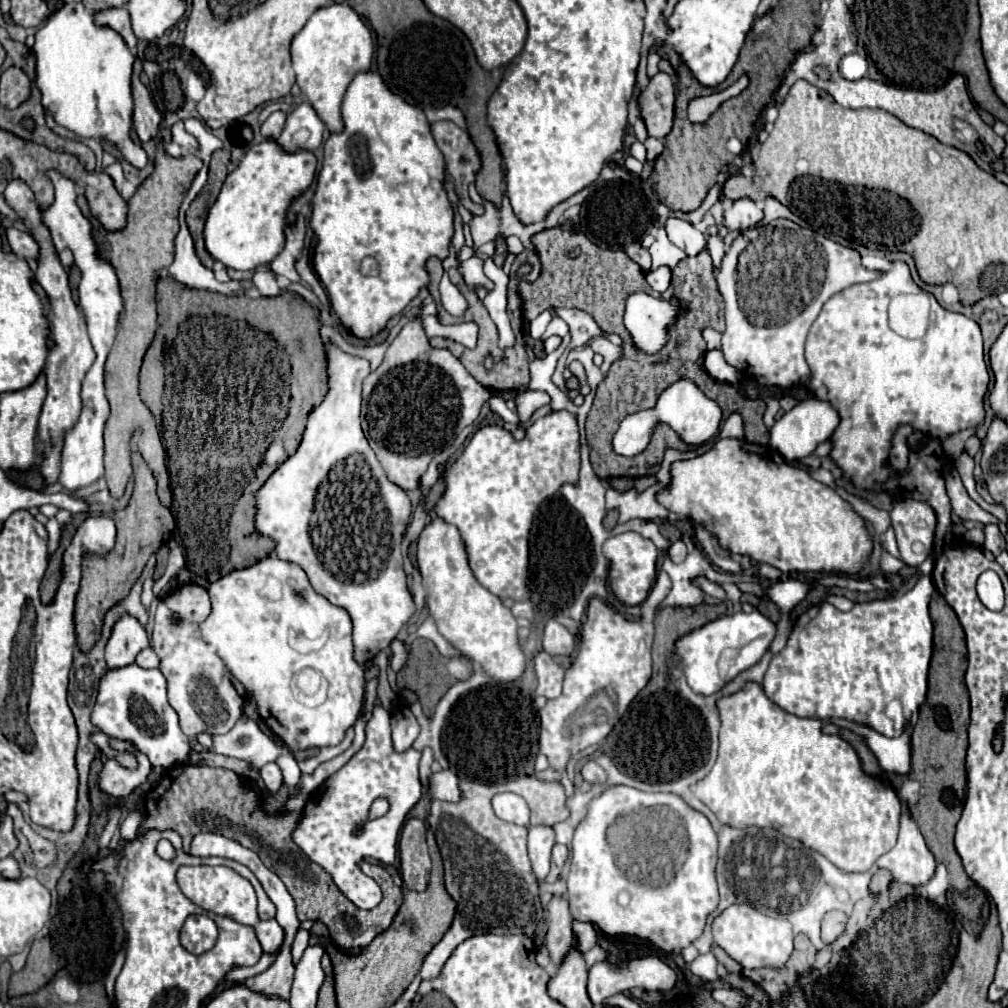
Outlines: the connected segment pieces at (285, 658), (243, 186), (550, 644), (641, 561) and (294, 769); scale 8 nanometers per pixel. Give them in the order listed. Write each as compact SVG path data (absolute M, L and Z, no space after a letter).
M274 555L258 561L252 567L246 567L242 571L232 571L224 577L220 577L216 583L208 587L210 601L212 601L212 613L210 617L202 623L202 637L206 643L212 643L218 649L218 655L224 659L226 667L232 671L232 675L242 681L246 687L248 695L258 703L258 713L266 721L266 725L292 749L308 749L308 747L326 747L326 745L338 745L344 739L344 731L352 727L360 715L362 709L362 699L364 699L364 669L358 665L352 657L352 623L348 619L348 613L336 605L330 605L328 599L318 595L312 585L308 583L308 577L302 567L282 561Z
M264 139L262 143L250 147L242 163L232 173L228 173L216 203L208 211L208 219L204 227L208 253L220 263L224 263L226 267L232 267L236 271L252 271L258 265L270 263L284 249L284 243L286 243L286 235L284 235L286 213L292 201L310 187L310 183L314 181L314 173L316 173L316 157L312 151L298 149L290 153L272 139Z
M550 619L544 627L542 645L548 655L570 655L574 651L574 635L562 623Z
M620 533L610 537L604 543L604 555L610 557L610 585L618 599L626 605L640 605L656 579L656 547L650 539L640 537L638 533Z
M284 754L277 759L276 763L280 767L282 775L284 775L284 783L288 787L294 787L298 783L298 777L301 773L297 761L291 754Z

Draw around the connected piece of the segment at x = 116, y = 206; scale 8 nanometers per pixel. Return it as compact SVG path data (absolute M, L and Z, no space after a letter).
M78 169L72 173L72 177L80 185L84 185L84 195L90 203L90 211L106 229L116 231L126 225L126 201L116 191L110 175L106 175L104 171L88 173L86 169Z

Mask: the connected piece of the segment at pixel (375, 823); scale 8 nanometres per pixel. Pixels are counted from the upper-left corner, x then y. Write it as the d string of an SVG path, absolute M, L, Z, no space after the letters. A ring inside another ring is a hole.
M376 703L366 725L366 741L362 749L310 795L310 801L302 811L302 821L292 835L296 845L314 863L322 865L332 875L344 897L360 909L374 909L380 903L382 893L378 883L360 871L358 861L364 857L374 857L382 863L394 863L400 827L408 811L422 795L418 761L420 751L416 749L408 749L404 753L396 753L392 749L390 713ZM376 797L386 797L390 809L378 819L368 819L370 805ZM358 829L360 835L356 835Z

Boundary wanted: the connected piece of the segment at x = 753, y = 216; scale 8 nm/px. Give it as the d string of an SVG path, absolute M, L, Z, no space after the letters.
M736 199L730 207L724 209L724 225L730 231L744 231L754 227L764 217L758 203L752 199Z

